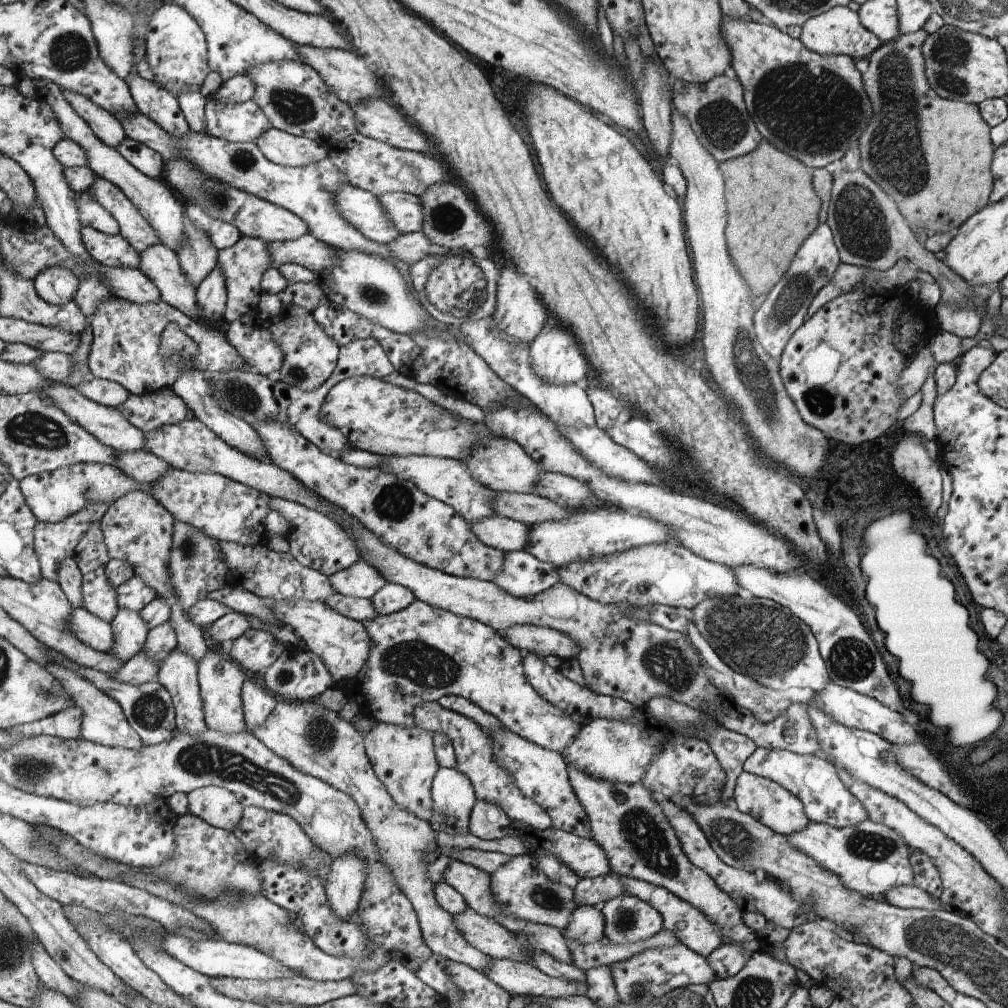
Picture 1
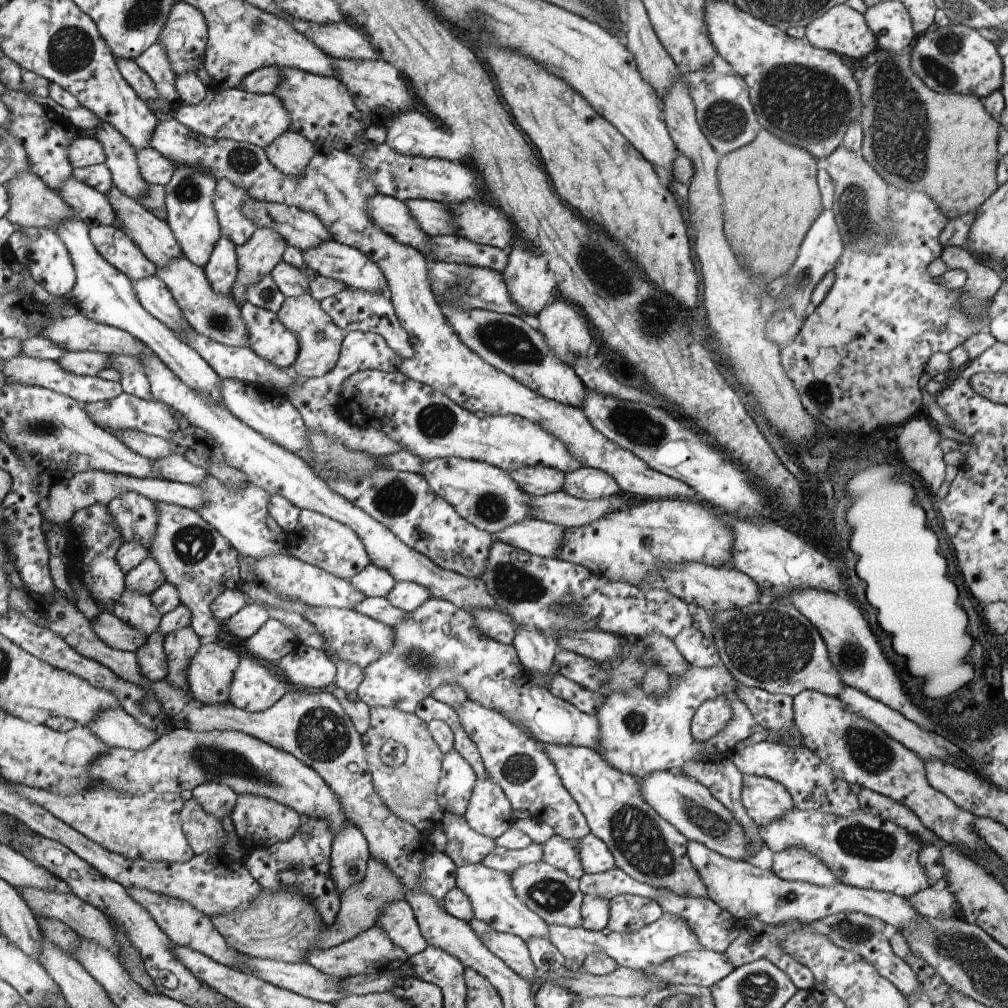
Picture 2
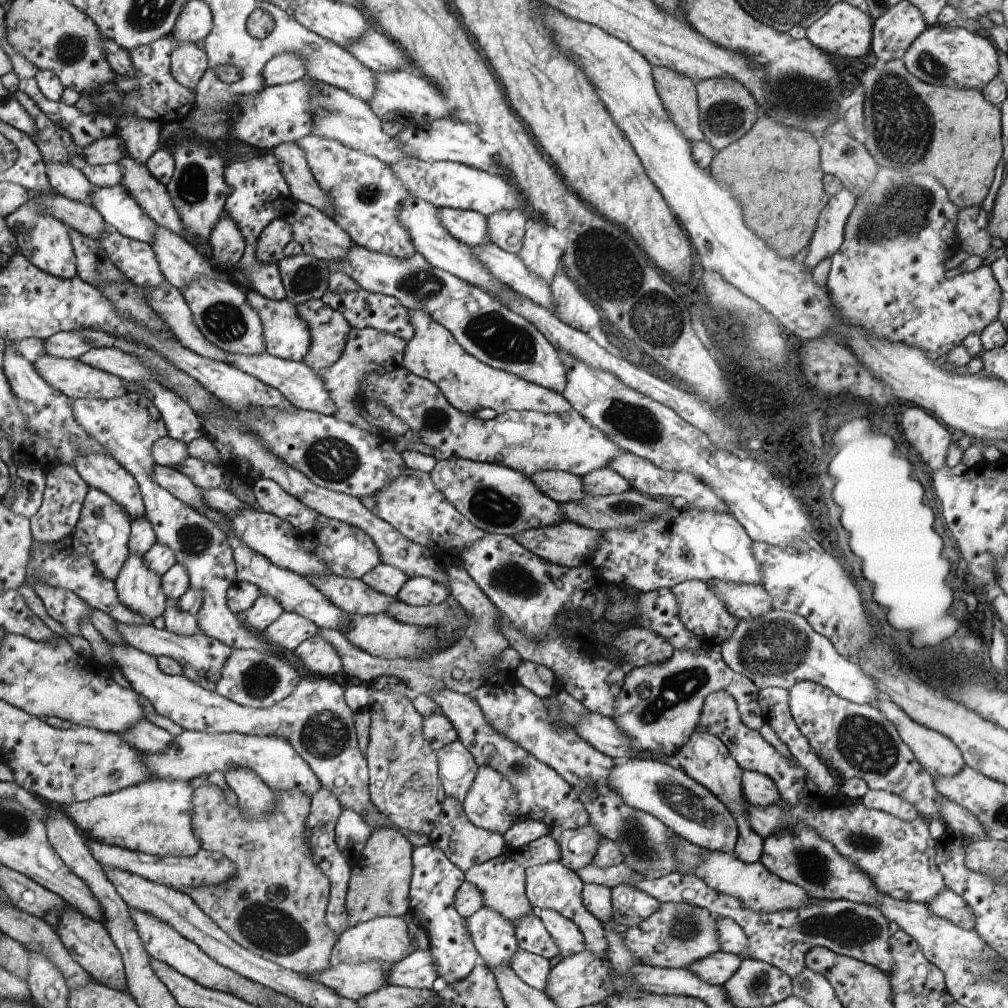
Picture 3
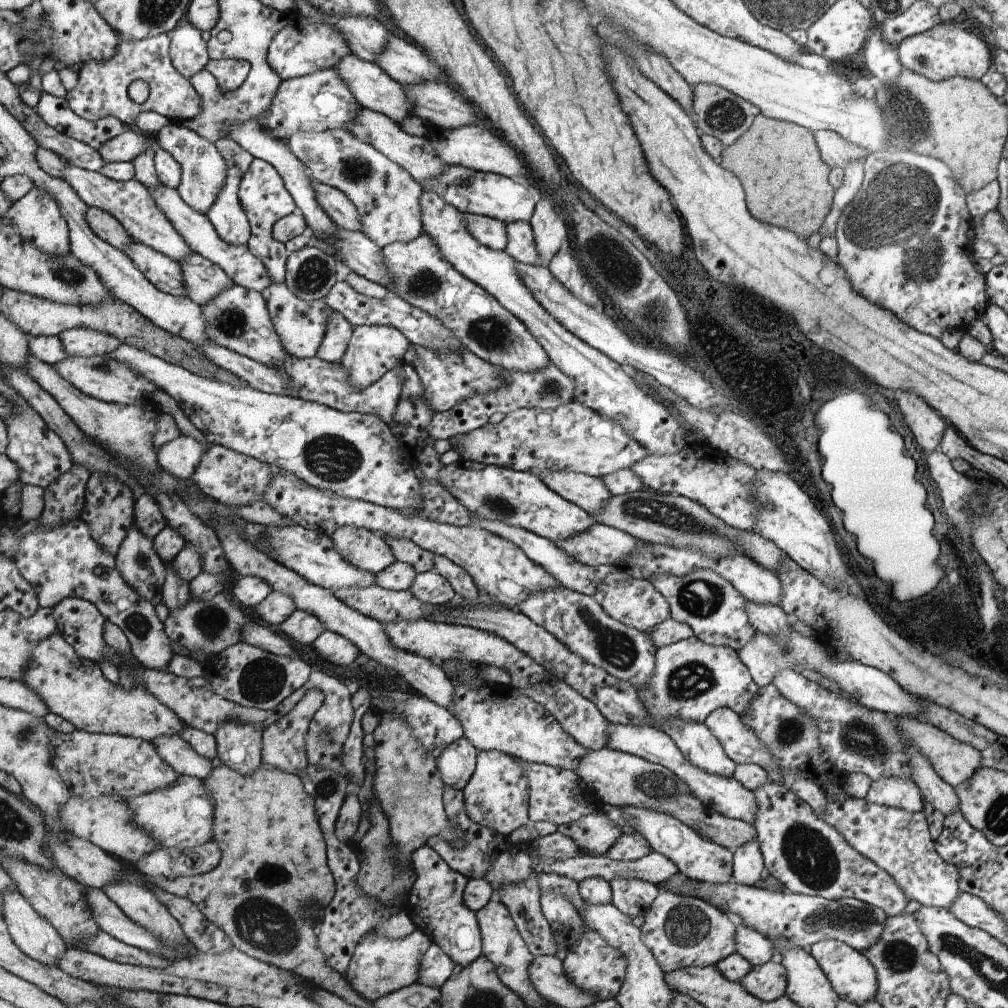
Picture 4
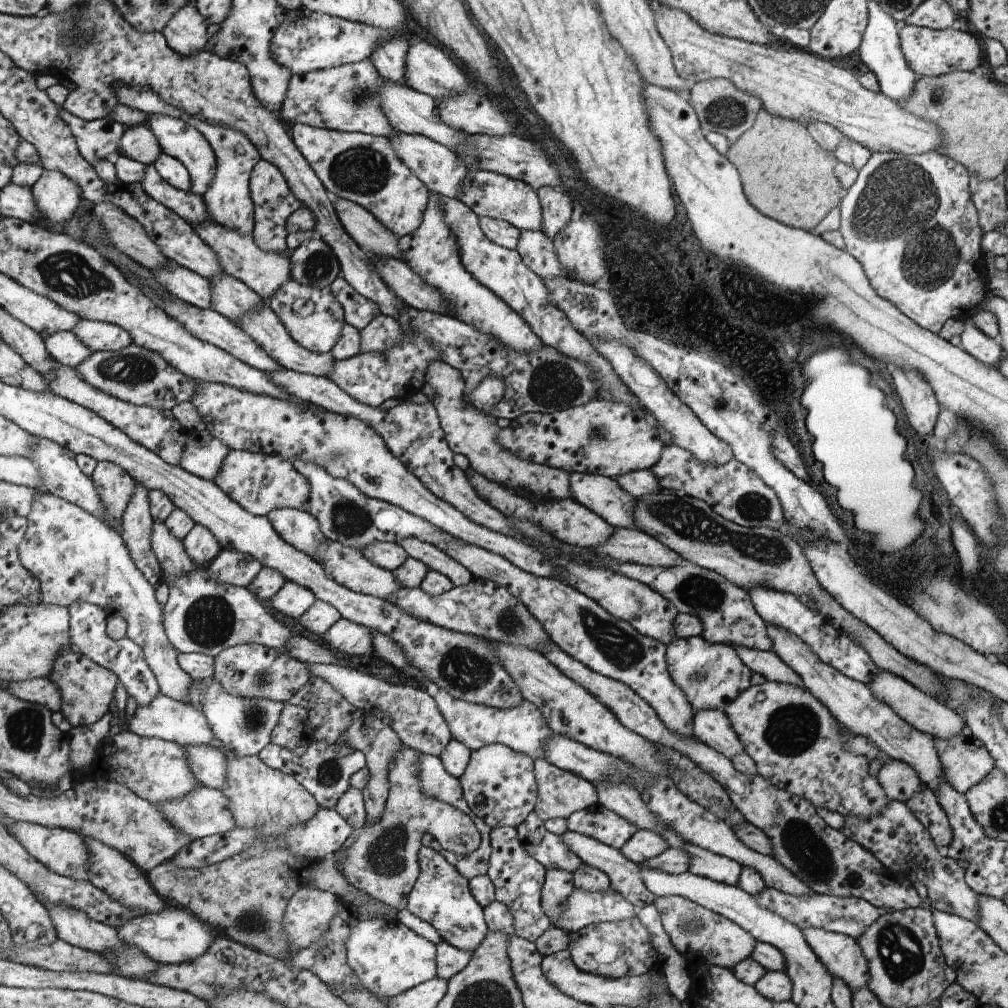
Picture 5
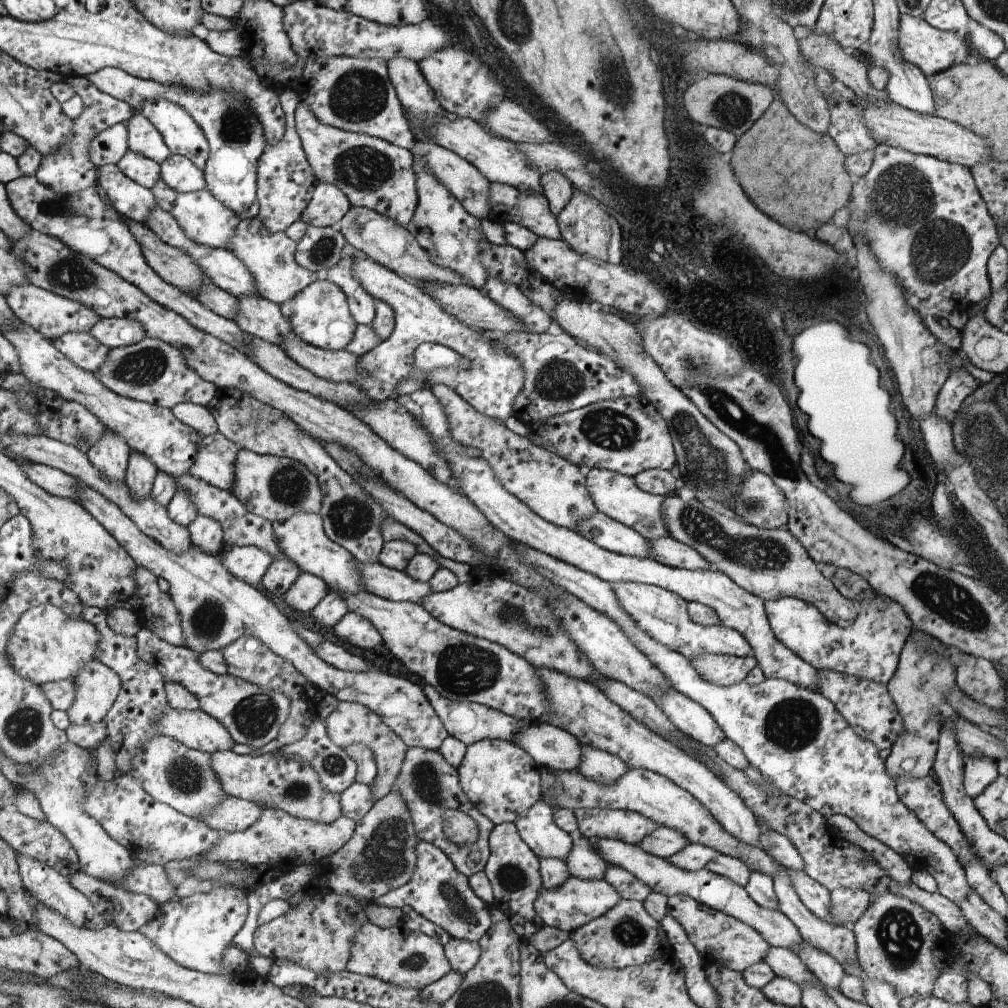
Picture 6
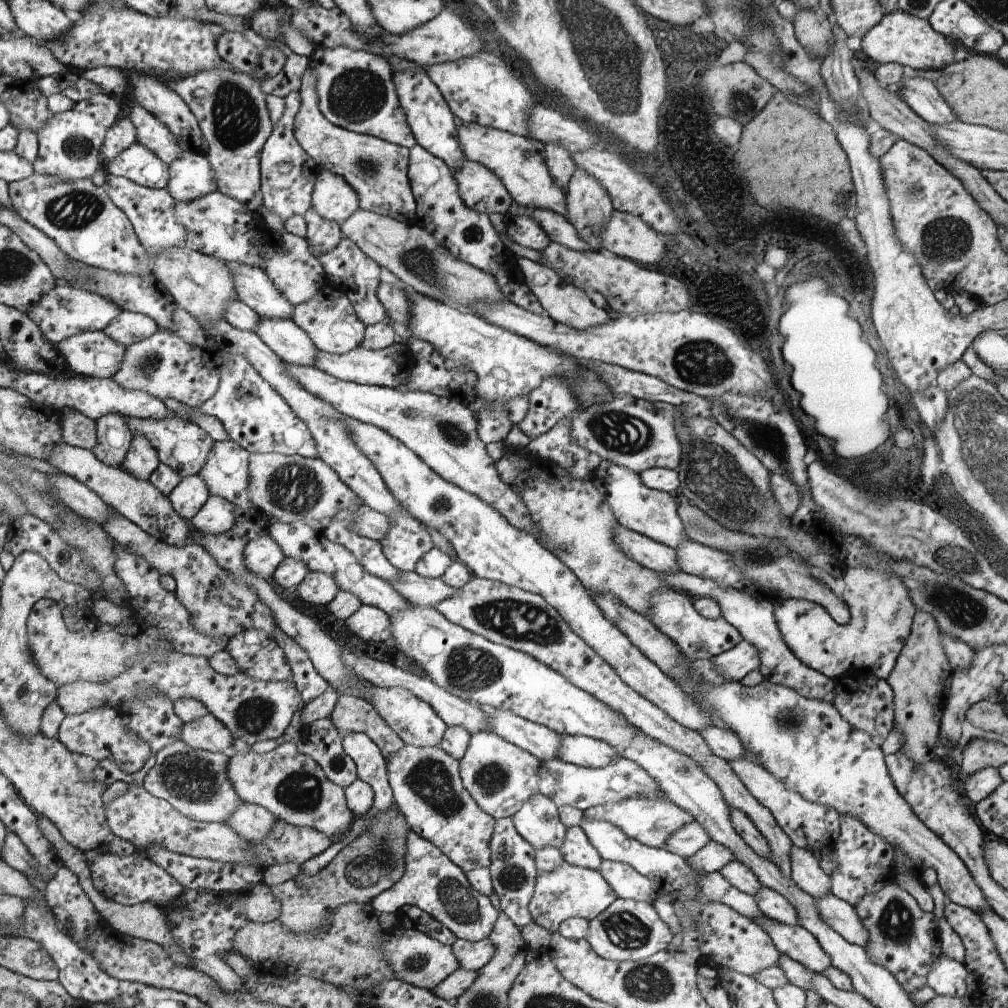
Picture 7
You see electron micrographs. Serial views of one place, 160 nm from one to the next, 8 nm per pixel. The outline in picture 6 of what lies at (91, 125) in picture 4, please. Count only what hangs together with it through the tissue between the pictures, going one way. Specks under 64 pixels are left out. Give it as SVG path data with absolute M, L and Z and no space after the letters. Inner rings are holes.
M116 123L89 142L89 157L96 168L117 162L129 151L128 125Z

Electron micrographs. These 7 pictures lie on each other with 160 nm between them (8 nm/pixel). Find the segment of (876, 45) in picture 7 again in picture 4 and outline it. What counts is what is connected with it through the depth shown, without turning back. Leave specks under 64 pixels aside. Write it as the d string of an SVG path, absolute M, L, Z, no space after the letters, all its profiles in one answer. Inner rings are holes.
M956 21L942 22L926 32L912 35L898 44L896 51L903 67L931 81L943 81L952 77L980 81L993 63L993 55L988 49L988 44L978 35L956 26Z

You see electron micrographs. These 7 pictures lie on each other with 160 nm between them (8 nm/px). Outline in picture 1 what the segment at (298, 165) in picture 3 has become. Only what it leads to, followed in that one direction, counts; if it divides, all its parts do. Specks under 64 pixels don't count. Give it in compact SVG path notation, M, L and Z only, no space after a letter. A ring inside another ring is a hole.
M274 127L262 132L254 143L268 160L286 166L306 166L324 160L328 153L322 143Z

